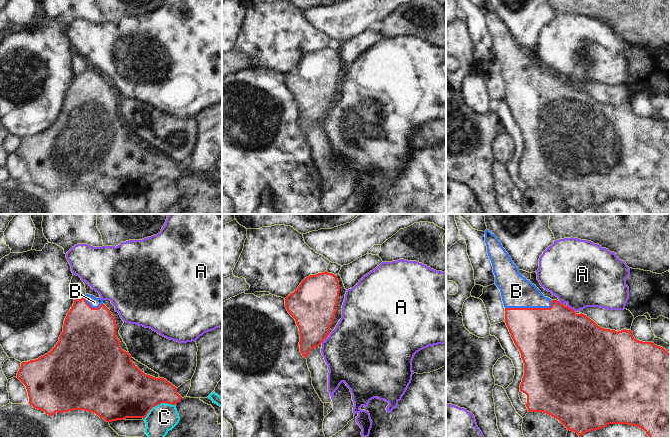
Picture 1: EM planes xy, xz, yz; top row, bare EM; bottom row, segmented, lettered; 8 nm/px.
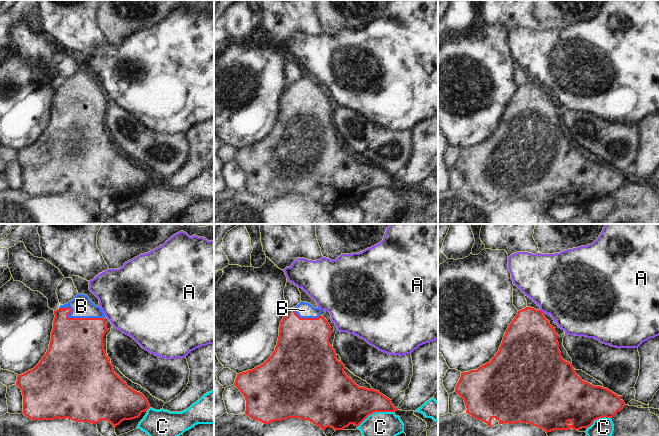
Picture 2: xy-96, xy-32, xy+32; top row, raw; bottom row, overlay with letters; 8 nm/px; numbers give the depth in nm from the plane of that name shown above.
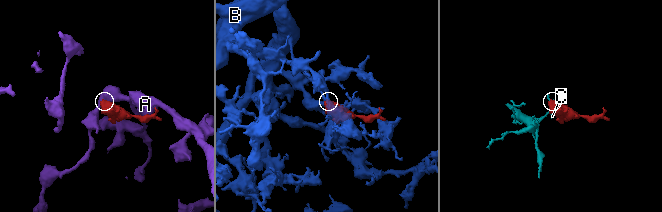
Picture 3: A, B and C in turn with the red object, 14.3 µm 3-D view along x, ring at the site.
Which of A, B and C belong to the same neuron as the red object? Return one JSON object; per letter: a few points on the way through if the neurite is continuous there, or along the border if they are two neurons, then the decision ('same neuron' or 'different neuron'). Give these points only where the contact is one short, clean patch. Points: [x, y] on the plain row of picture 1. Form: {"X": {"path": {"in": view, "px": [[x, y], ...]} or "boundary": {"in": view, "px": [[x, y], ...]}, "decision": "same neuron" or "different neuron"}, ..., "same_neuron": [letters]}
{"A": {"boundary": {"in": "yz", "px": [[567, 81], [574, 87]]}, "decision": "different neuron"}, "B": {"path": {"in": "yz", "px": [[543, 112], [530, 92], [530, 84], [516, 67]]}, "decision": "same neuron"}, "C": {"boundary": {"in": "xy", "px": [[174, 180], [159, 179], [143, 194]]}, "decision": "different neuron"}, "same_neuron": ["B"]}

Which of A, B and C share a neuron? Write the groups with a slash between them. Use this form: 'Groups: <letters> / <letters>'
Groups: A / B / C.

